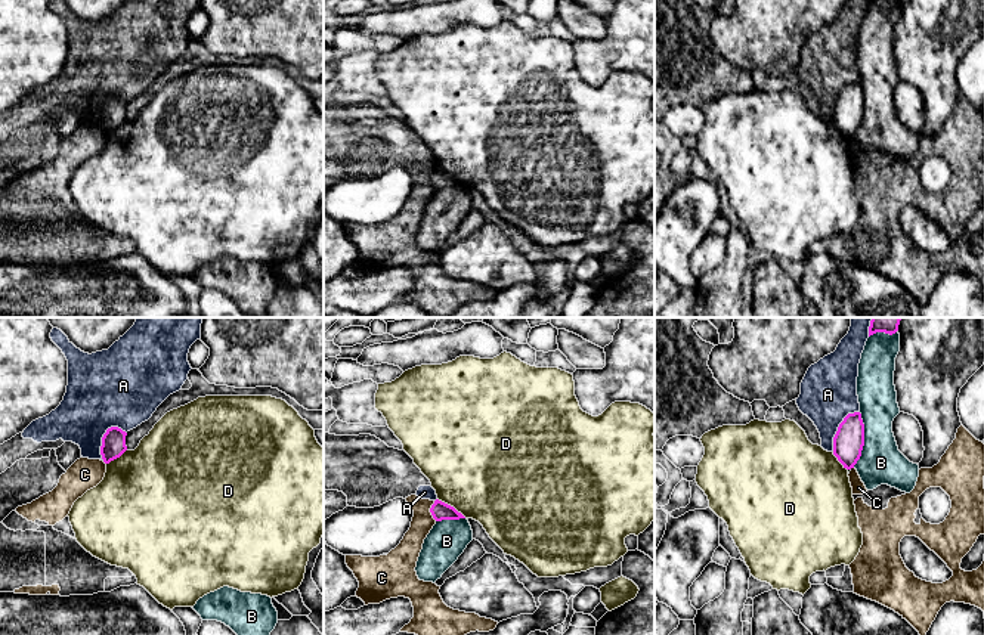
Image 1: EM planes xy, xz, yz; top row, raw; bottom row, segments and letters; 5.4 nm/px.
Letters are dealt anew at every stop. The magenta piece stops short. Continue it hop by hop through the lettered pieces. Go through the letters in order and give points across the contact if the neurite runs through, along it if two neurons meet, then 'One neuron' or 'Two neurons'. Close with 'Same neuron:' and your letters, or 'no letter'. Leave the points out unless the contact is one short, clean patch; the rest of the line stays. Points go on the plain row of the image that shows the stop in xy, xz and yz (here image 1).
A: Two neurons
B: Two neurons
C: Boundary: xz (433, 170), (430, 183), (436, 189). Two neurons
D: Boundary: xz (438, 167), (452, 174), (466, 186). Two neurons
Same neuron: no letter

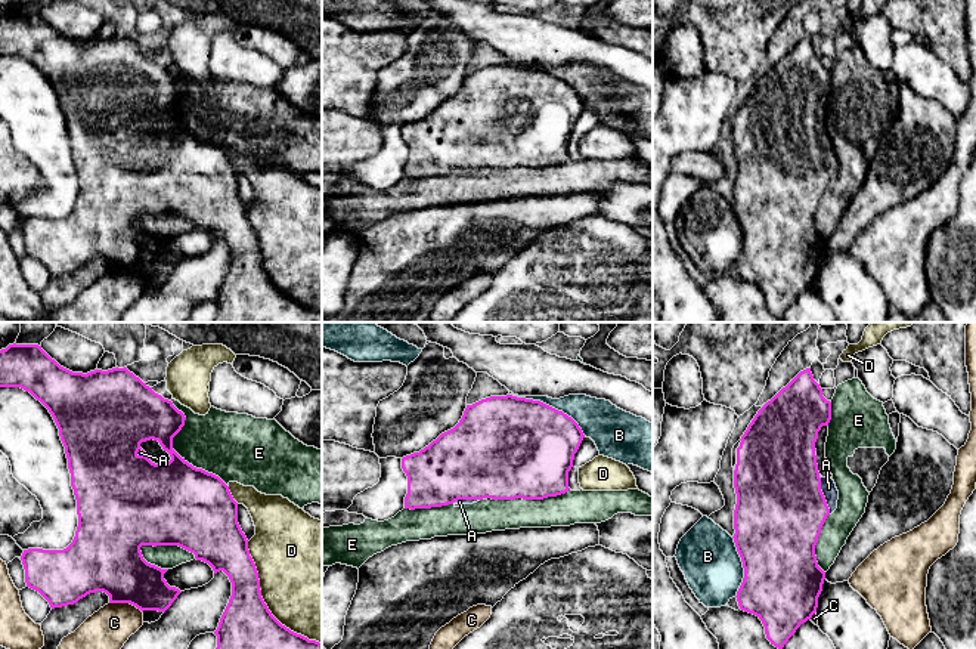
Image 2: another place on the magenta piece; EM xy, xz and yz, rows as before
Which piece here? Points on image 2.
A: One neuron
B: Two neurons
C: Two neurons
D: Two neurons
E: Two neurons
Same neuron: A

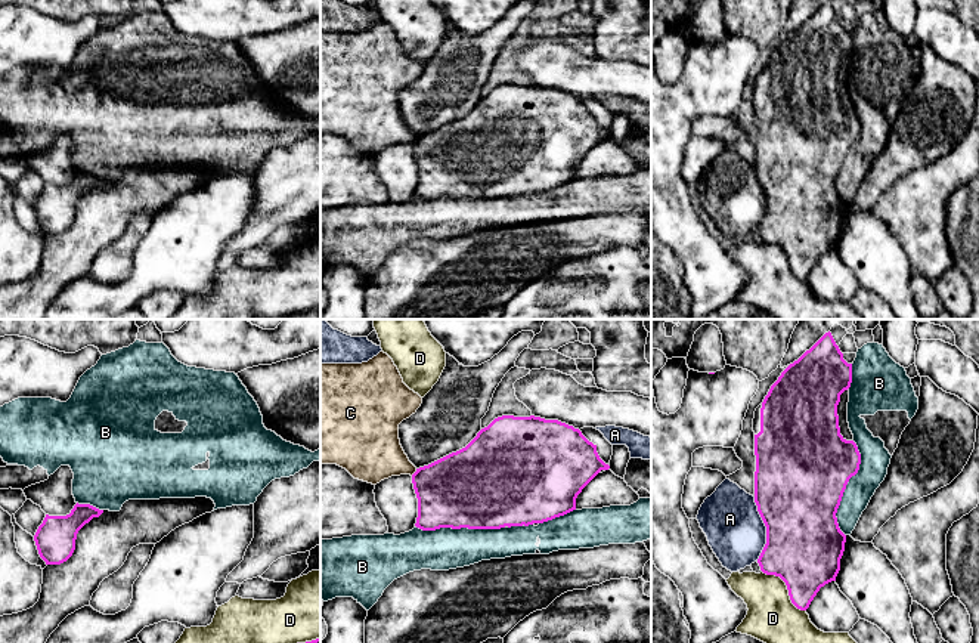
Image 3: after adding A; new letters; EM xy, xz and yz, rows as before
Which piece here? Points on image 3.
A: Two neurons
B: Two neurons
C: Boundary: xz (417, 138), (411, 144). Two neurons
D: Two neurons
Same neuron: no letter

